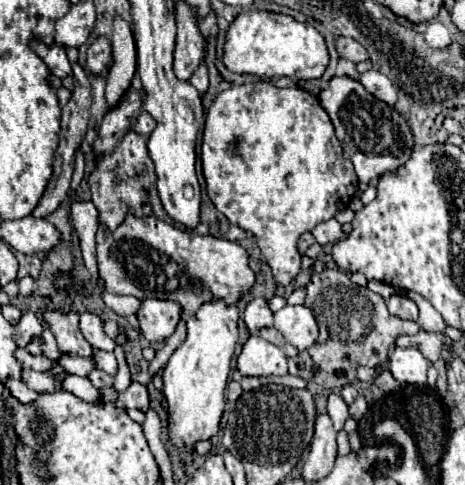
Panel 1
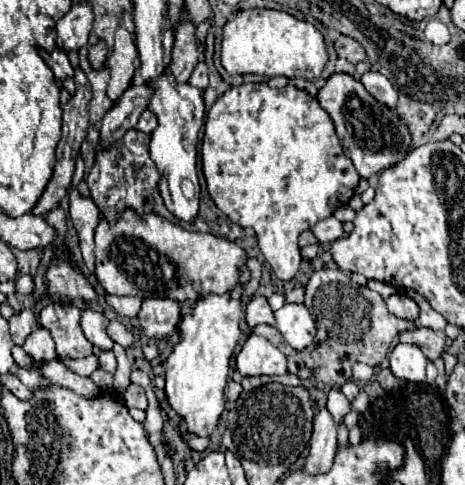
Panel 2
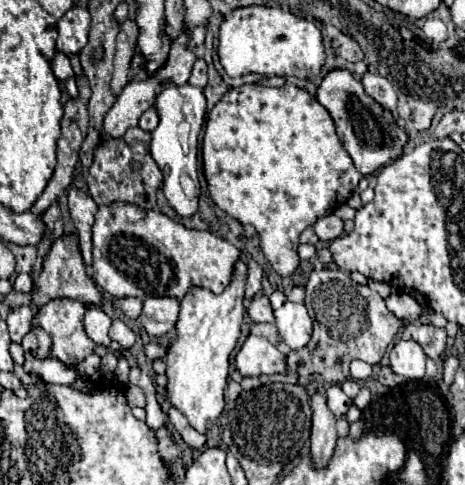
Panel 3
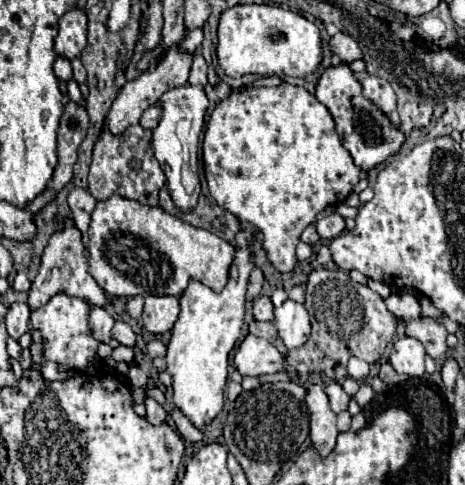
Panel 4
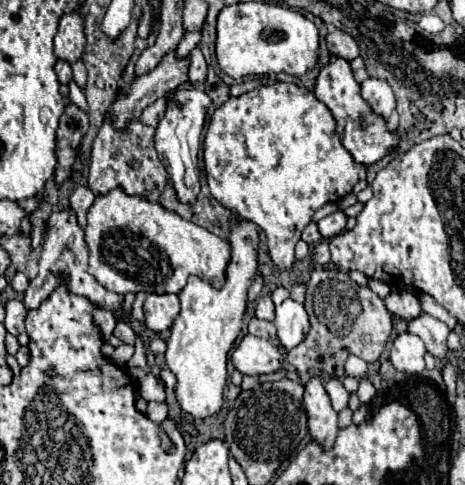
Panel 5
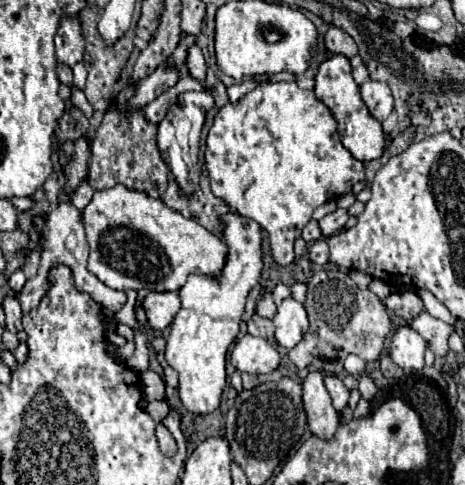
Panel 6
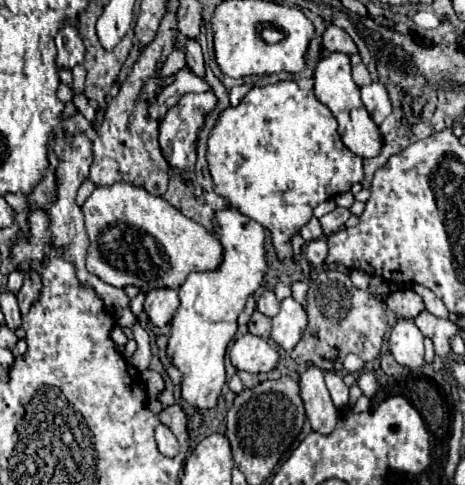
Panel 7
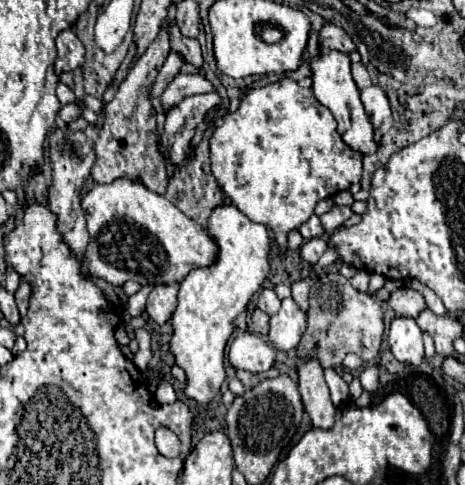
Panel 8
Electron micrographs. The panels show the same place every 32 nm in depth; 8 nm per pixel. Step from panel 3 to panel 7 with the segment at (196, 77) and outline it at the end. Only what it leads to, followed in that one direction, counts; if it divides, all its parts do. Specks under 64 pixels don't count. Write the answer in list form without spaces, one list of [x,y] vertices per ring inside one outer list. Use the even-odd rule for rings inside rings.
[[[178,34],[176,46],[186,52],[186,66],[192,70],[192,74],[204,78],[204,58],[202,58],[200,44],[196,40],[186,40],[182,34]]]

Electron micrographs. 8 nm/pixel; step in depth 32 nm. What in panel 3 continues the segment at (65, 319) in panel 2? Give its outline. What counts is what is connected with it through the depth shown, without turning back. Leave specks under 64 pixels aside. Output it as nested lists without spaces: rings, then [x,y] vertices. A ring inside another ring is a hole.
[[[70,298],[50,300],[34,316],[34,324],[44,328],[52,338],[52,358],[64,362],[80,362],[94,352],[94,342],[86,336],[82,318],[86,306]]]

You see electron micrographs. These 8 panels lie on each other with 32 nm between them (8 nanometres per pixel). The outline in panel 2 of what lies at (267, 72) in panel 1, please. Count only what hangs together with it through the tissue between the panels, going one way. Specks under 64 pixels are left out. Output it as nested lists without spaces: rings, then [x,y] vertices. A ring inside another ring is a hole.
[[[242,10],[224,26],[222,66],[230,74],[260,74],[266,78],[302,76],[318,78],[328,62],[328,52],[322,34],[310,24],[296,20],[280,10]]]

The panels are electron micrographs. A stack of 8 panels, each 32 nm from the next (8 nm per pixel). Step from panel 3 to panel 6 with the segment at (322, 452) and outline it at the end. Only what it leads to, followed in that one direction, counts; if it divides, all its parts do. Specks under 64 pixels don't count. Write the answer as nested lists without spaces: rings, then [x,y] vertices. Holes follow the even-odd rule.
[[[312,372],[302,382],[304,408],[308,414],[308,426],[314,436],[320,440],[332,440],[338,428],[338,412],[332,408],[328,390],[324,386],[324,378],[320,372]]]

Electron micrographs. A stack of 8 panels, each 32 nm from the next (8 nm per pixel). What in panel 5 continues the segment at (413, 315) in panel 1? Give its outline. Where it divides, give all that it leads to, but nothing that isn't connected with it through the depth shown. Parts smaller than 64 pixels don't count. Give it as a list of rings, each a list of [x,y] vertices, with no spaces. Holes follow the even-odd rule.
[[[392,292],[384,300],[384,304],[394,316],[398,316],[398,318],[402,318],[406,322],[420,316],[420,300],[412,292]]]

